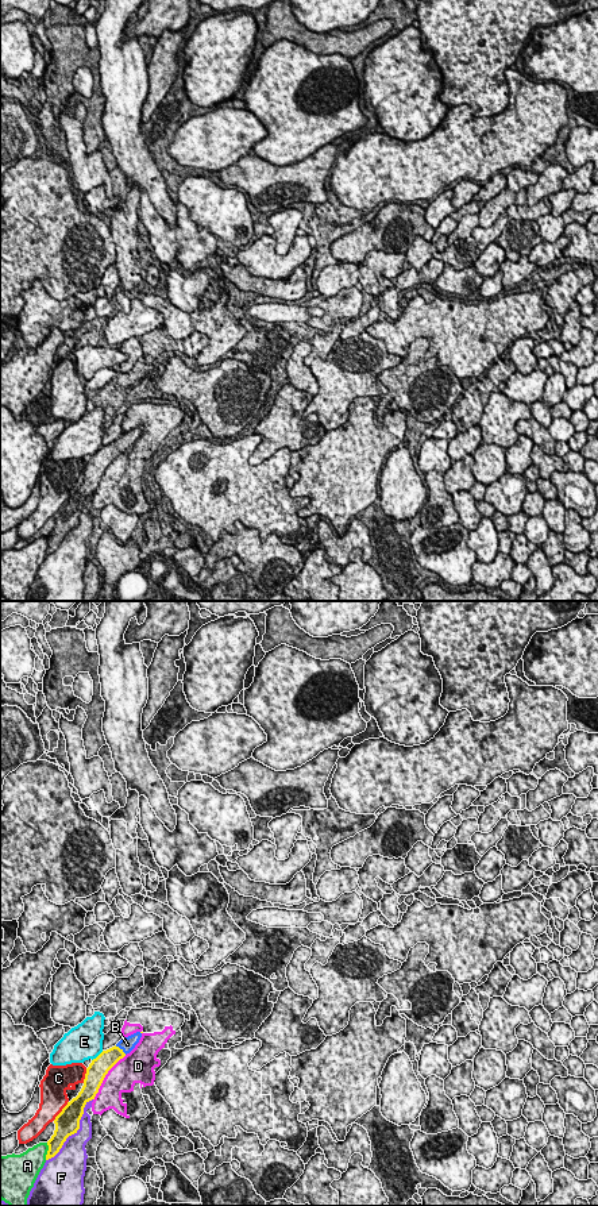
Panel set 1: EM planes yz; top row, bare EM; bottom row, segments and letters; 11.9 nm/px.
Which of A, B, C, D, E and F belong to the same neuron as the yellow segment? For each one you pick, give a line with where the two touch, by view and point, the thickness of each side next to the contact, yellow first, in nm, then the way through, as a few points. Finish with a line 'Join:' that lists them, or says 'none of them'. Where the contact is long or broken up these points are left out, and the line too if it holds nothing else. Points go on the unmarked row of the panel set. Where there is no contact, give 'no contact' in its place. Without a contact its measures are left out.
B: contact yz (119, 443); calibres 220 and 180 nm
Join: B

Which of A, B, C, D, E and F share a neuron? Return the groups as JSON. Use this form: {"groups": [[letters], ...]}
{"groups": [["A"], ["B"], ["C"], ["D"], ["E"], ["F"]]}

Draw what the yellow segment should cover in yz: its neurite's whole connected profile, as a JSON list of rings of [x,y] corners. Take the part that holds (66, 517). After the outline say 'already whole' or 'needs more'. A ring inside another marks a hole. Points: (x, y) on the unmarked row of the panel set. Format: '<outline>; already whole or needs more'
[[[140,427],[123,432],[115,442],[103,446],[96,454],[92,455],[86,463],[81,486],[76,493],[67,497],[67,500],[54,515],[55,525],[47,536],[49,546],[46,555],[54,552],[62,543],[66,533],[77,528],[85,500],[94,494],[108,466],[135,443],[140,432]]]; needs more

